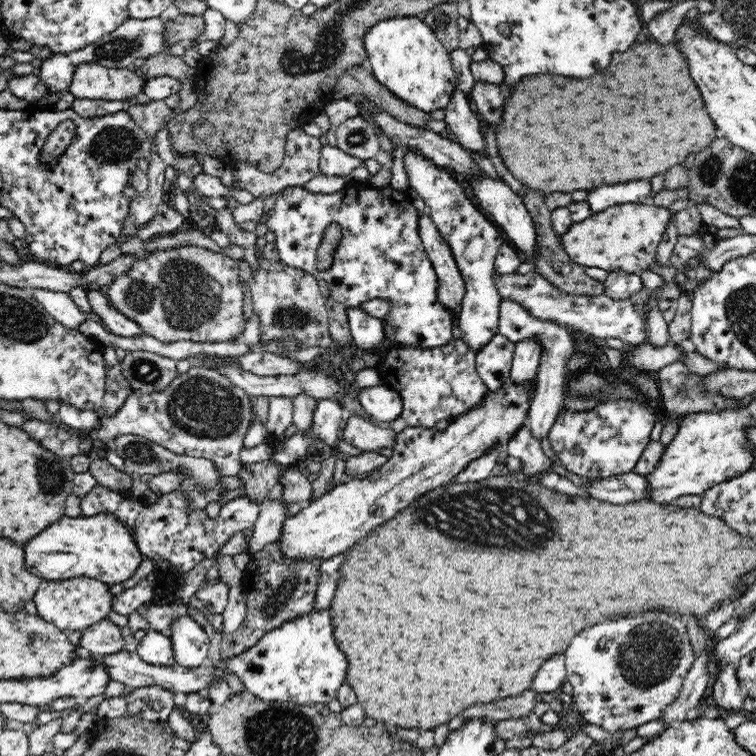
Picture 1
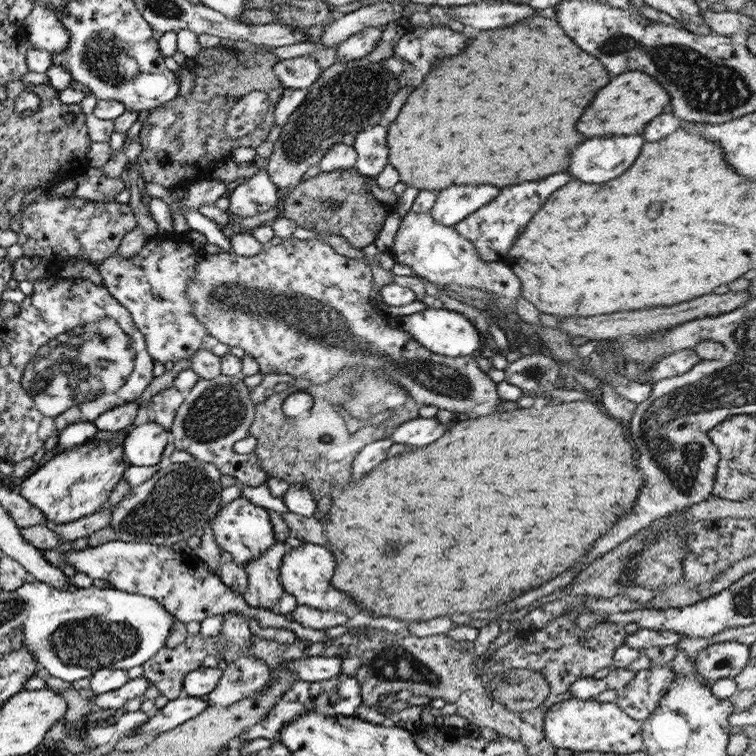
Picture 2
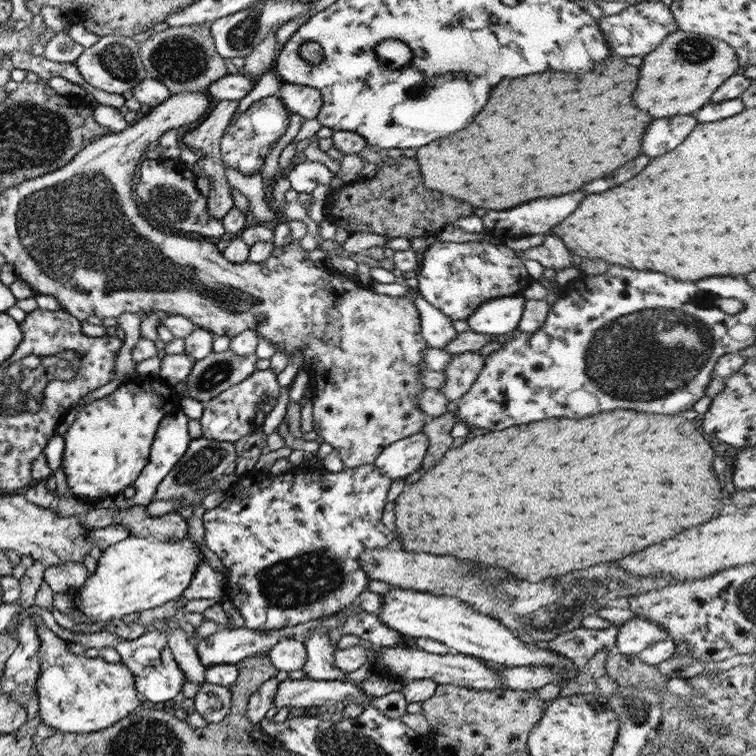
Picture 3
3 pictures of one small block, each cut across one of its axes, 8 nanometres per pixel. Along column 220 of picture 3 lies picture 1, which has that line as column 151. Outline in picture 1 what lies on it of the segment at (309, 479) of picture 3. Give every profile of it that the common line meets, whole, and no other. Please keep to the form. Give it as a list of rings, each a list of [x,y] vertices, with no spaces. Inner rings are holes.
[[[97,485],[85,494],[81,500],[80,517],[95,516],[101,513],[114,515],[124,528],[133,536],[134,542],[143,558],[151,558],[158,564],[166,560],[169,564],[168,573],[160,574],[161,582],[167,587],[174,585],[170,581],[184,579],[196,564],[206,558],[213,558],[230,536],[252,528],[260,512],[260,504],[250,501],[247,496],[234,498],[220,508],[218,518],[209,518],[205,510],[195,510],[189,506],[187,497],[181,490],[160,494],[156,504],[147,503],[135,498],[130,492],[118,492]]]

